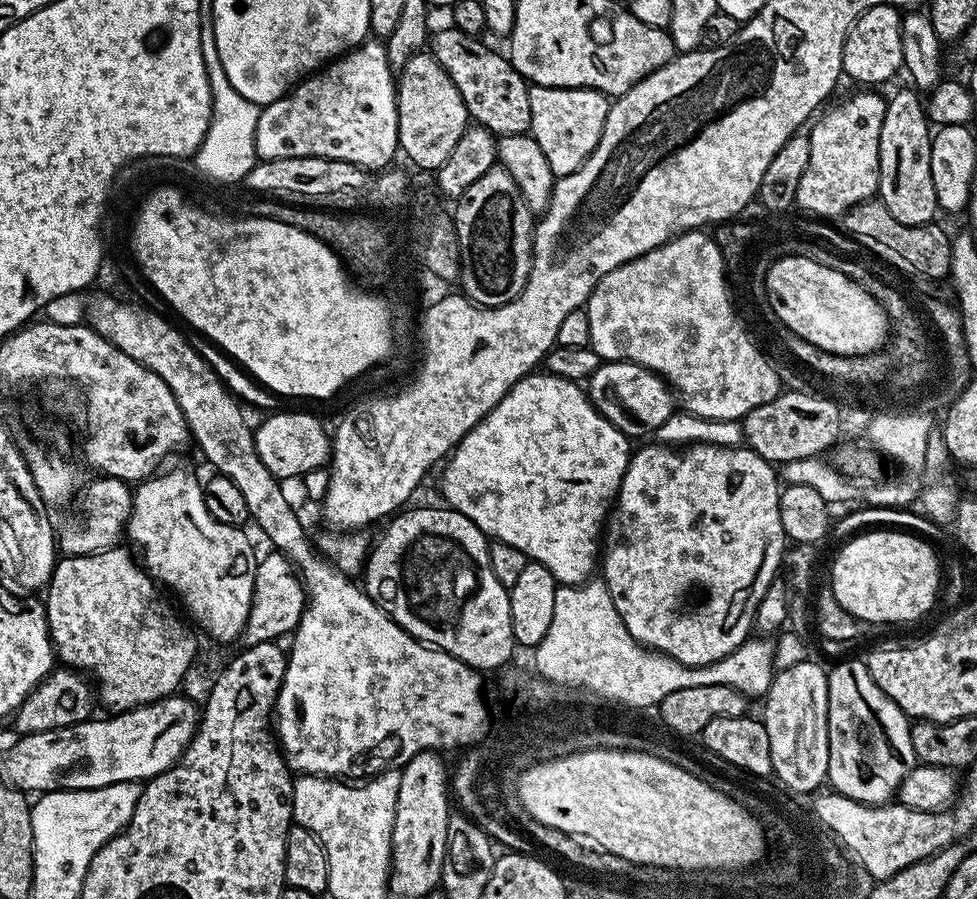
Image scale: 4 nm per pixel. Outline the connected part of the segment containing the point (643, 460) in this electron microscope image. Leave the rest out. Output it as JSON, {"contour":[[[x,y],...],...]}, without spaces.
{"contour":[[[659,442],[648,443],[652,444],[631,453],[620,491],[616,494],[614,511],[602,536],[602,579],[610,590],[610,598],[614,598],[614,610],[618,610],[626,630],[638,643],[691,668],[705,668],[730,655],[735,648],[741,648],[745,640],[749,639],[751,632],[748,631],[753,631],[758,606],[781,571],[786,551],[786,537],[780,517],[782,484],[777,469],[747,446],[720,448],[717,444],[689,444],[677,450]]]}

